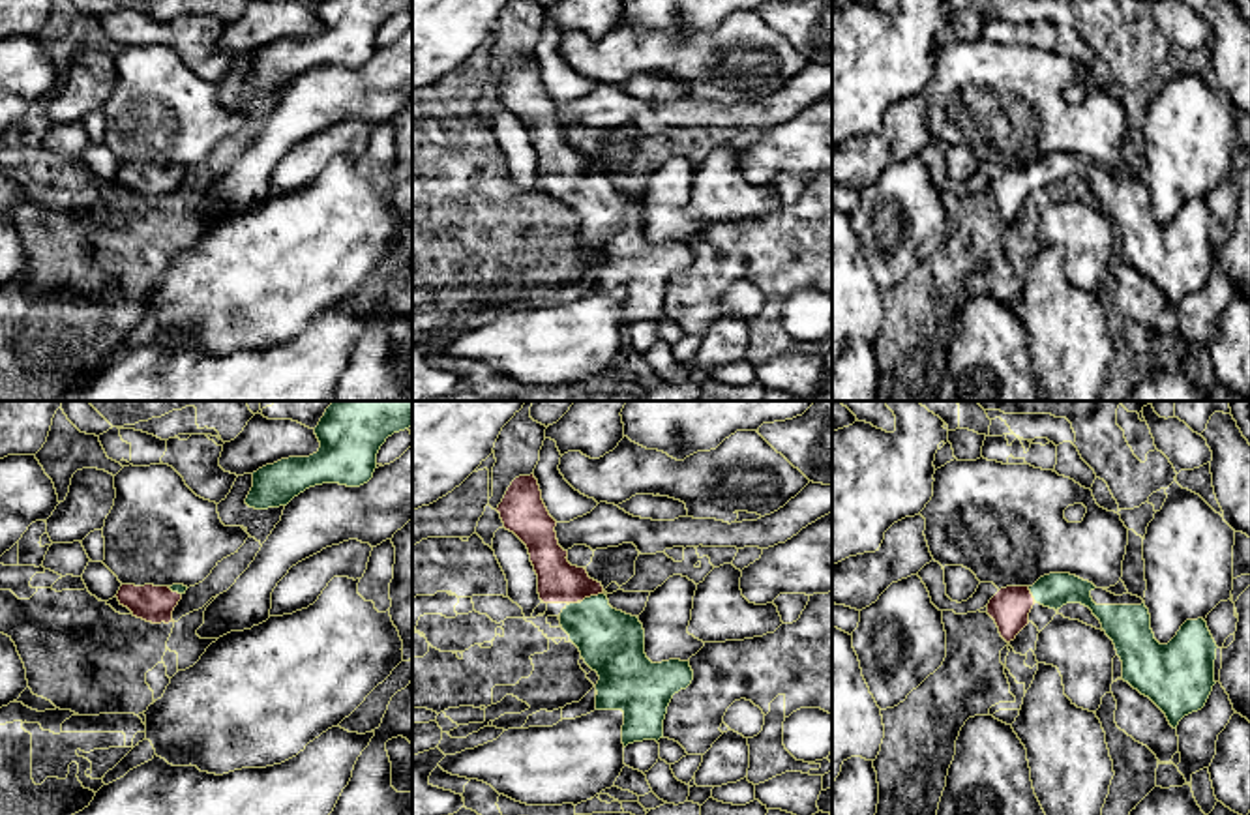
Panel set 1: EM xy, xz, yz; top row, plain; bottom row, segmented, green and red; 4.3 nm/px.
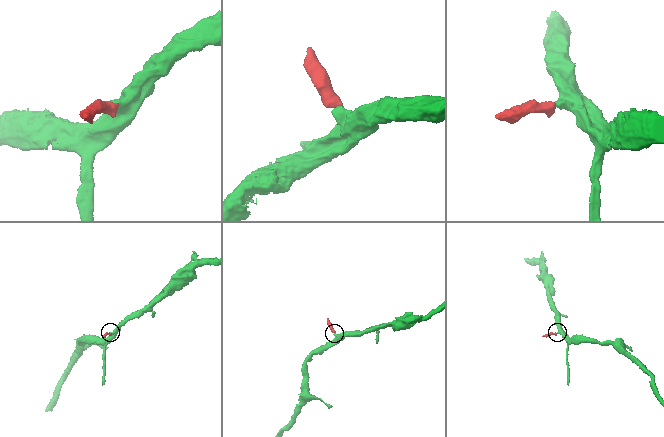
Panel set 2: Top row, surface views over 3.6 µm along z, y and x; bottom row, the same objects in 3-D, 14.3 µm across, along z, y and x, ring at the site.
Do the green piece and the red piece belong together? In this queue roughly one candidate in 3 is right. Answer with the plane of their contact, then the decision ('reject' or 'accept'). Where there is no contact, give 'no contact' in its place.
meets green in xz; accept

